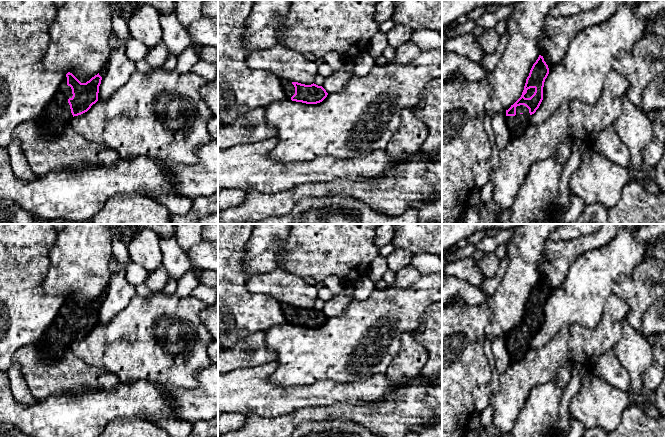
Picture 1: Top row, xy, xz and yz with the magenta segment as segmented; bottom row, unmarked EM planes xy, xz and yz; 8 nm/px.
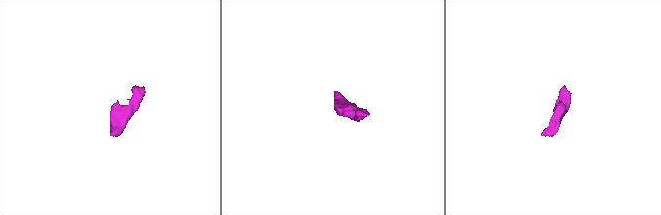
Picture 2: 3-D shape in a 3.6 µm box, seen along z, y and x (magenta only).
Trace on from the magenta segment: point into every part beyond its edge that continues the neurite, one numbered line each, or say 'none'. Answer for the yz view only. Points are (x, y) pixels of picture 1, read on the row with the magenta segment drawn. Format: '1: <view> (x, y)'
1: yz (517, 125)

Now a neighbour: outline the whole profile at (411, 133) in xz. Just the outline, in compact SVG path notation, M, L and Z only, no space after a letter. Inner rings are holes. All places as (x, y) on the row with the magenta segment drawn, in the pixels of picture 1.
M413 108L402 111L399 126L385 151L393 158L404 158L419 151L427 138L427 126L415 117Z

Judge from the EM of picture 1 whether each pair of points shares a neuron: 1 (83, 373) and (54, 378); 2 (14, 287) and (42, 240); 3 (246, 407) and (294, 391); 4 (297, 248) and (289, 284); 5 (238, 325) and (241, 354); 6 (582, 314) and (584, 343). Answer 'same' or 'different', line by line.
1: same
2: same
3: same
4: different
5: different
6: different

